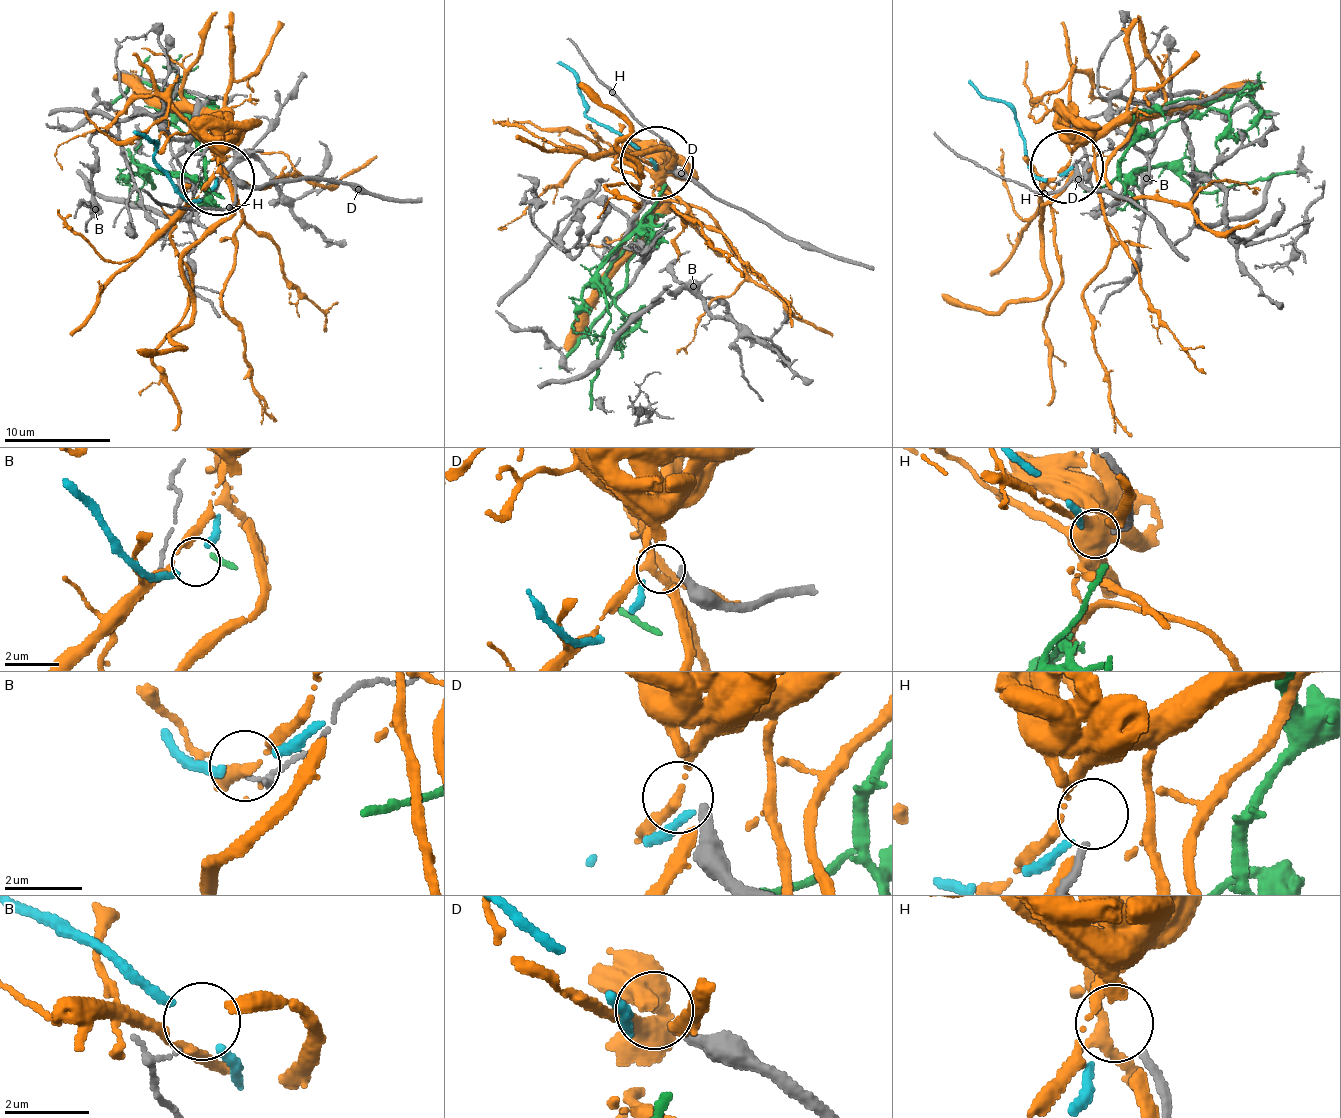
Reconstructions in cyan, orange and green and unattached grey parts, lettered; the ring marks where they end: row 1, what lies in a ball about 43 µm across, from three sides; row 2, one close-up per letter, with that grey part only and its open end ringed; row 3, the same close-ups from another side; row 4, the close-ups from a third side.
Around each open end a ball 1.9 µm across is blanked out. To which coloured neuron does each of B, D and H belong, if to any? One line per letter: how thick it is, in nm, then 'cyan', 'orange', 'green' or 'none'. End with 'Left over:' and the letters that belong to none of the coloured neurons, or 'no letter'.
B: 100 nm thick; cyan
D: 360 nm thick; orange
H: 180 nm thick; none
Left over: H

